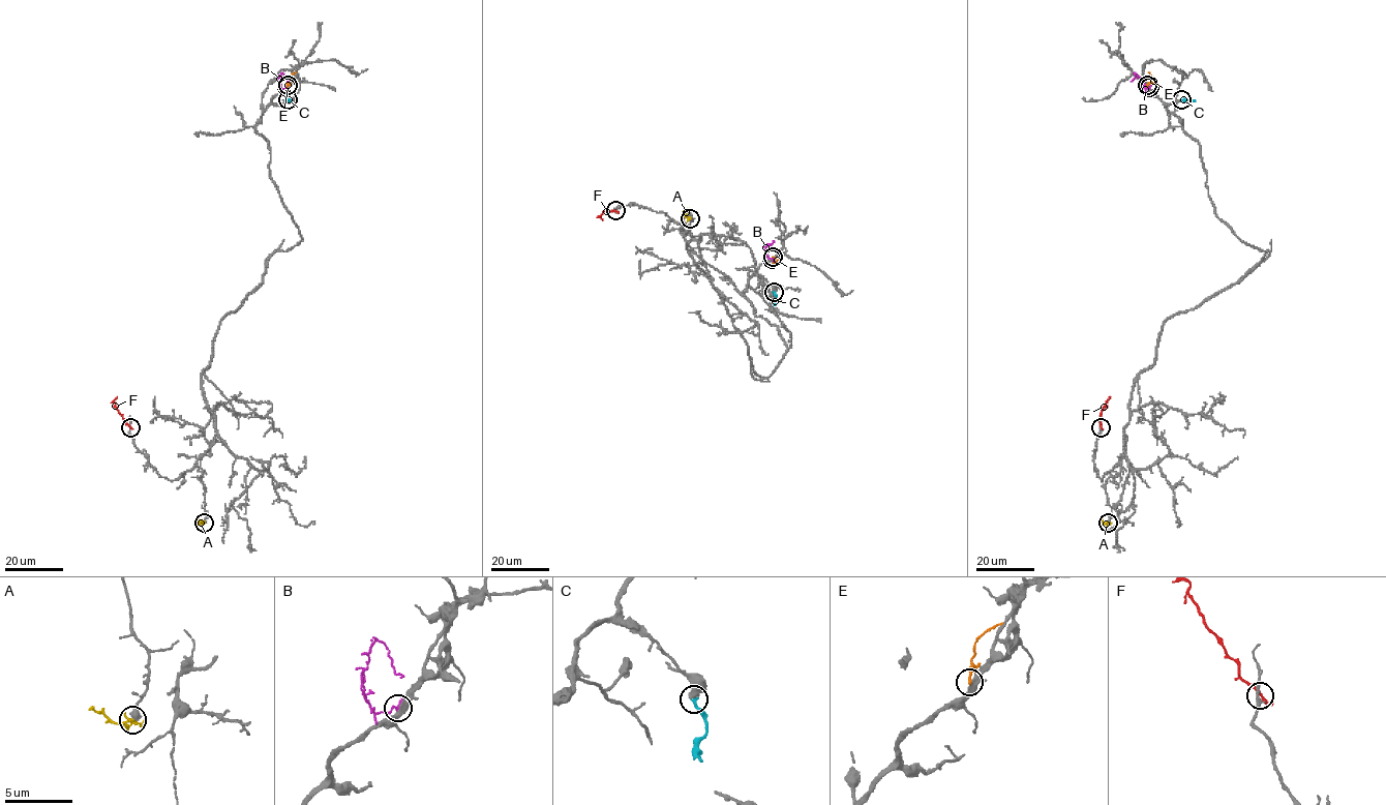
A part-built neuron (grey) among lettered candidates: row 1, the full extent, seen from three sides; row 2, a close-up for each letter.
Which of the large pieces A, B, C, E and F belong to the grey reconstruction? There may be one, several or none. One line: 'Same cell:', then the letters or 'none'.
Same cell: C

